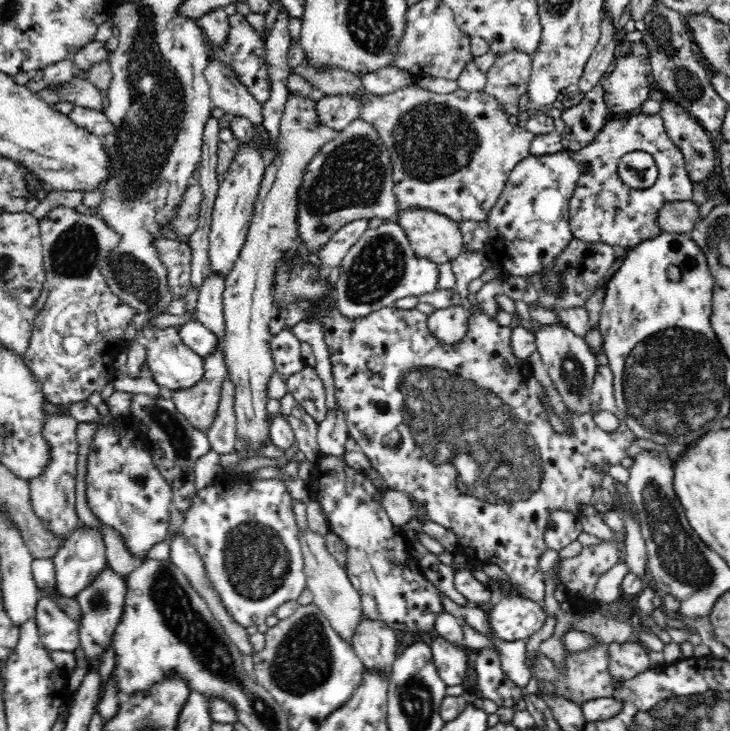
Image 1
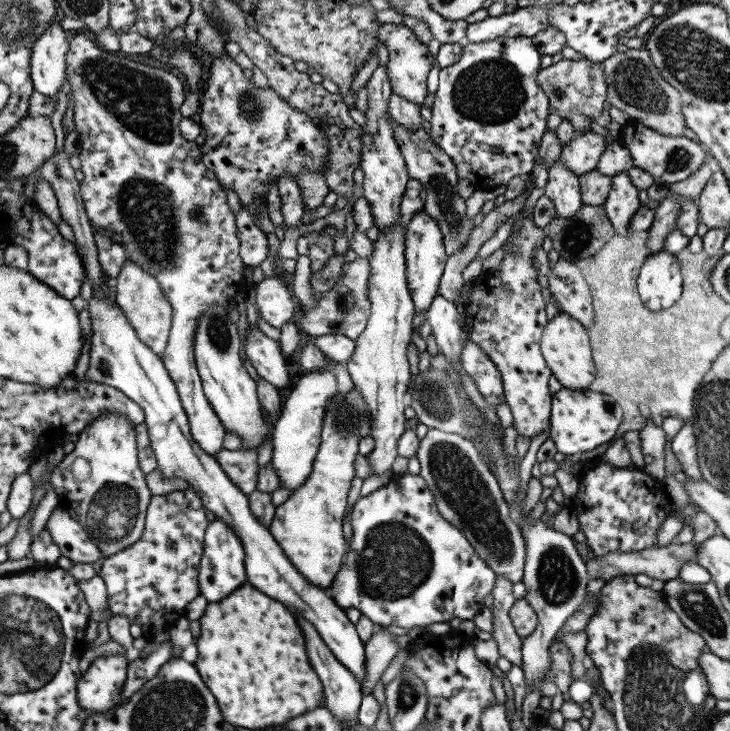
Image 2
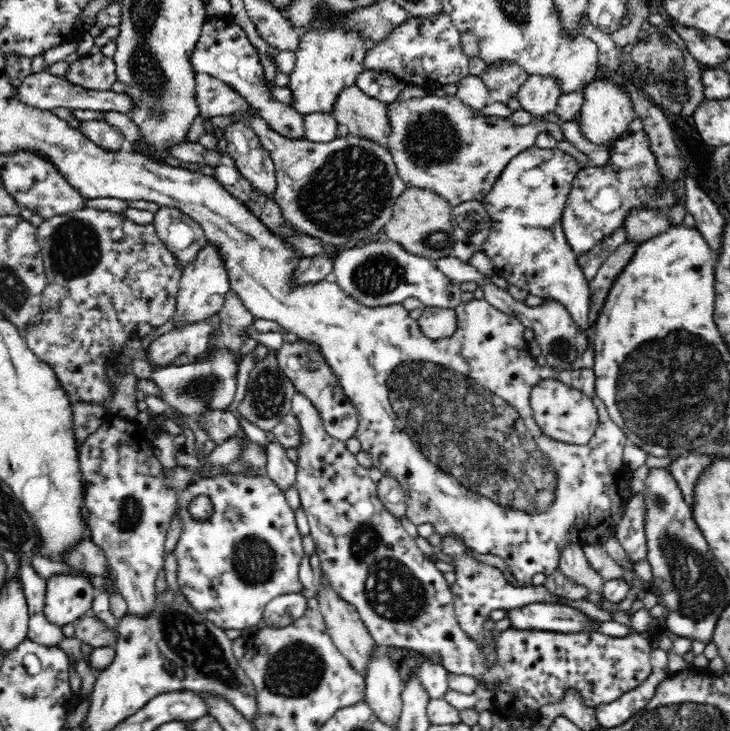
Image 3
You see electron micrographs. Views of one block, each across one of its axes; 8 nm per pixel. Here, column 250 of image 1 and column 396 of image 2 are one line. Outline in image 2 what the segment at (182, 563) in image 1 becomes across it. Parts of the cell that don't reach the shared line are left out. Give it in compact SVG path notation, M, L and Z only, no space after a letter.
M379 625L377 632L371 634L370 640L364 644L364 678L360 686L362 695L369 695L375 688L379 677L390 660L399 650L393 641L392 634L383 625Z

